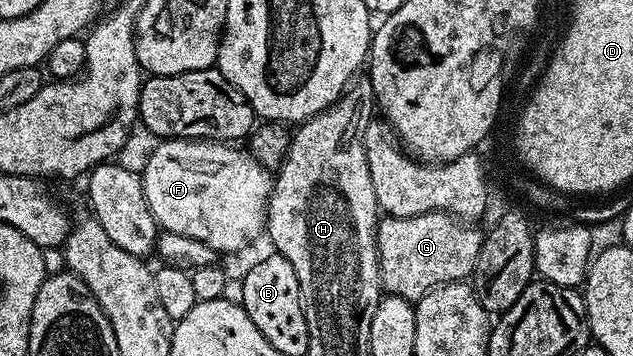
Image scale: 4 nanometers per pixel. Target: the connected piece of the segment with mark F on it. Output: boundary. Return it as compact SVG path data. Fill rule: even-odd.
M166 139L158 143L151 151L146 166L140 169L140 176L144 199L163 230L198 239L212 247L218 255L238 253L245 245L252 244L258 236L263 236L266 209L270 205L272 173L245 148L238 148L242 147L234 143L193 139Z

